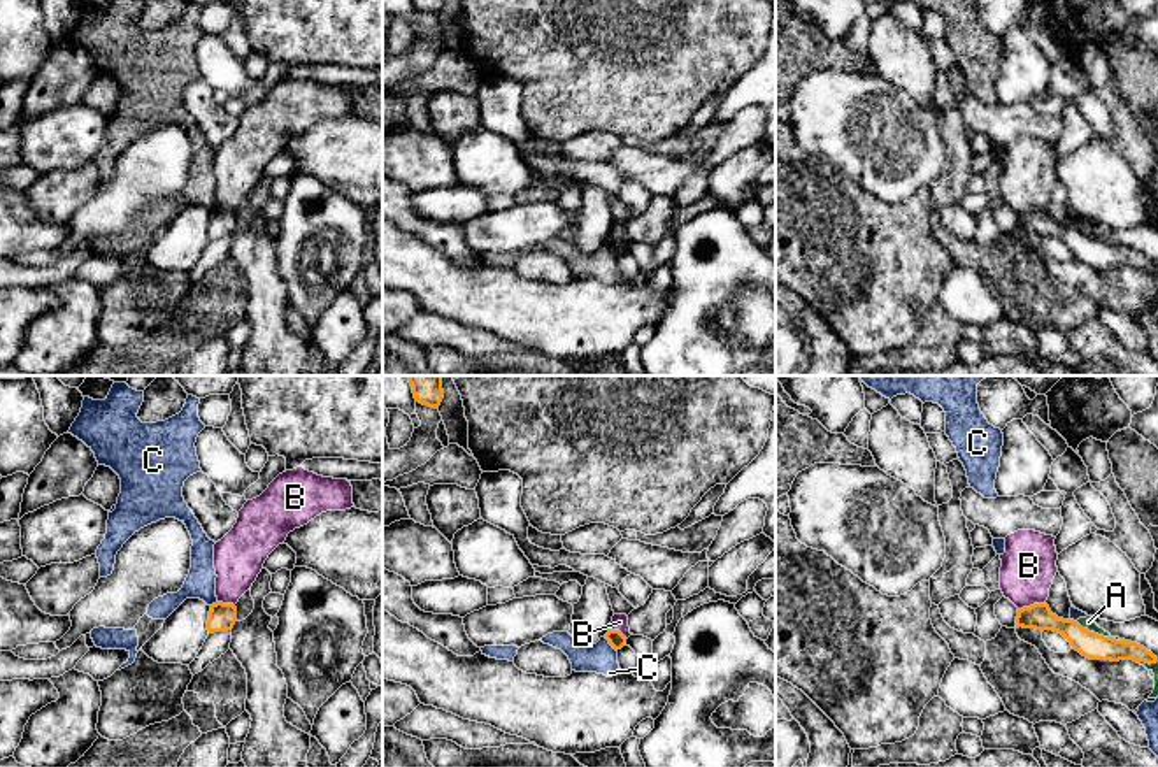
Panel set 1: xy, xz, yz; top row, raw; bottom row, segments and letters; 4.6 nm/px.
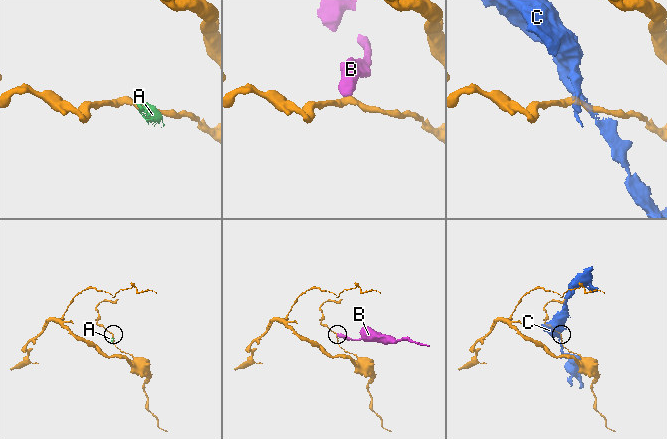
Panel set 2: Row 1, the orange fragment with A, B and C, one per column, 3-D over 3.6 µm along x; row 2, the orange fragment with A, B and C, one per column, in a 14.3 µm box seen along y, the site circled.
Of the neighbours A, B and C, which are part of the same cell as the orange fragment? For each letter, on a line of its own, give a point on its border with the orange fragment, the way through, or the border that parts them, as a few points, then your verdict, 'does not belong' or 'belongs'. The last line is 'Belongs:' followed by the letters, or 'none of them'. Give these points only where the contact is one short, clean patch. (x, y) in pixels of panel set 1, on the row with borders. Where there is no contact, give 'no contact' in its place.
A: meets orange in yz at (1100, 636); border along yz (1076, 622), (1099, 634), (1123, 639); does not belong
B: meets orange in yz at (1030, 606); border along yz (1044, 602), (1034, 602), (1018, 609); does not belong
C: meets orange in xz at (609, 643); border along xz (604, 636), (616, 652); does not belong
Belongs: none of them

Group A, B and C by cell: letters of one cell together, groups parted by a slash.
A C / B

